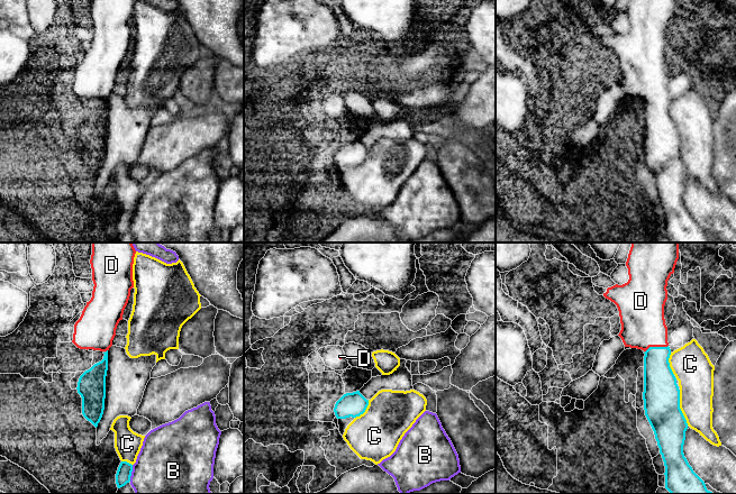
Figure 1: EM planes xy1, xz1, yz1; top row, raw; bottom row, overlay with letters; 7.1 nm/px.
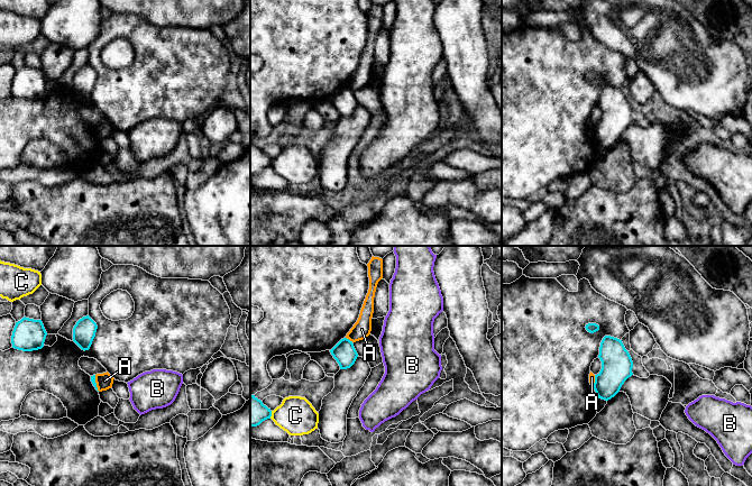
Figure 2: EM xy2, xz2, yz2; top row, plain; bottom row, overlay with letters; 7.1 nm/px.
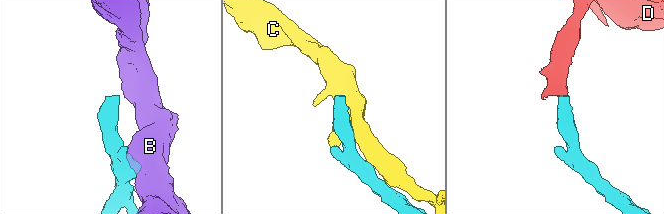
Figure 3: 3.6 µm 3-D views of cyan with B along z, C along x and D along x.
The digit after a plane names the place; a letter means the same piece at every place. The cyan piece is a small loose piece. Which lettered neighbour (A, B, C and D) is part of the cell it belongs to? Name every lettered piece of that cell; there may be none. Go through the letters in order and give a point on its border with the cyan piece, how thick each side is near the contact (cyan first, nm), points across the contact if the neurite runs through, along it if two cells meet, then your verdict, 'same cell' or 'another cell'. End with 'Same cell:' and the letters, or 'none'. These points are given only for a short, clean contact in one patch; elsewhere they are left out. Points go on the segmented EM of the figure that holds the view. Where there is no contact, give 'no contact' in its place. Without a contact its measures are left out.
A: contact xz2 (348, 339); calibres 160 and 130 nm; border xz2 (346, 337), (352, 341); another cell
B: contact xy1 (130, 473); calibres 110 and 480 nm; another cell
C: contact yz1 (679, 408); calibres 260 and 260 nm; another cell
D: contact yz1 (656, 347); calibres 220 and 320 nm; way yz1 (660, 382), (656, 371), (656, 347), (644, 328), (642, 316); same cell
Same cell: D

